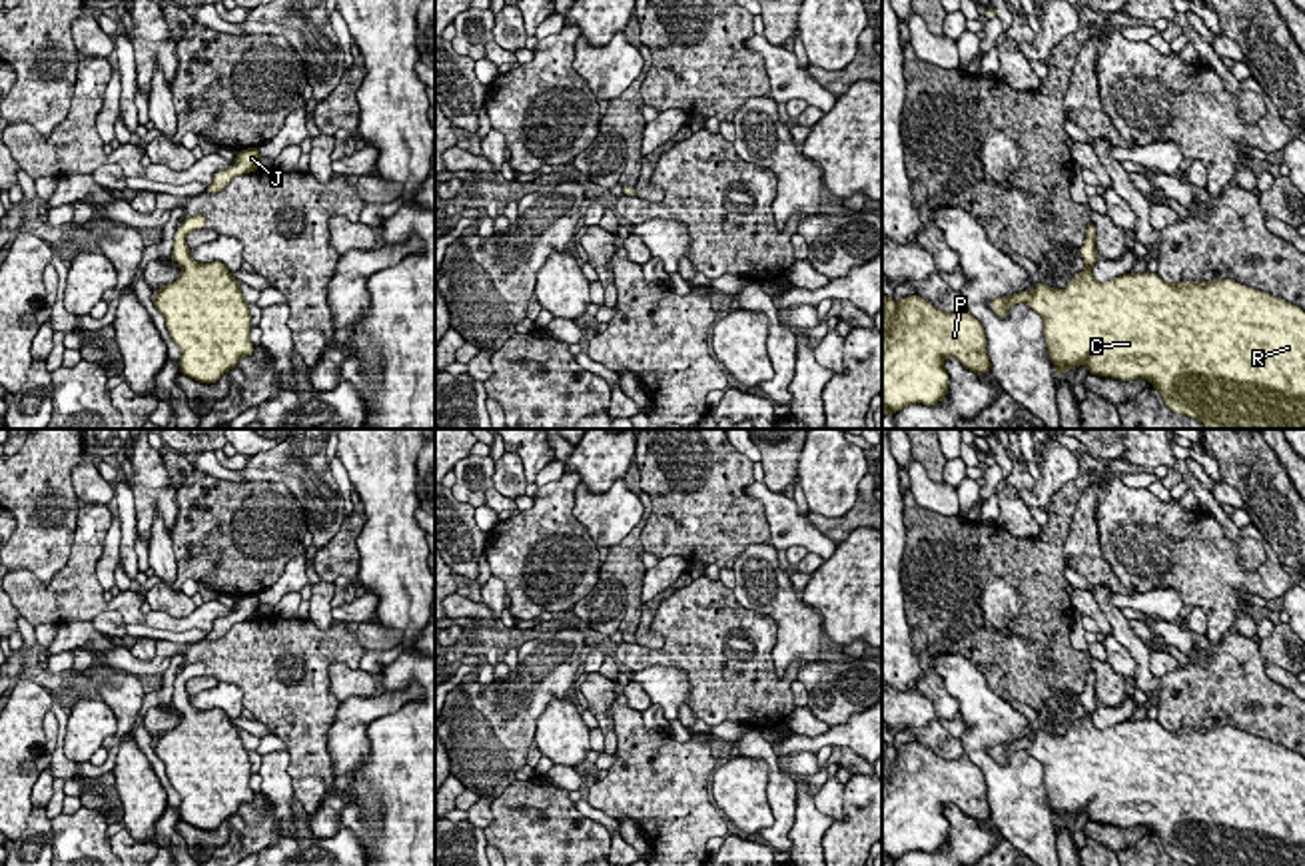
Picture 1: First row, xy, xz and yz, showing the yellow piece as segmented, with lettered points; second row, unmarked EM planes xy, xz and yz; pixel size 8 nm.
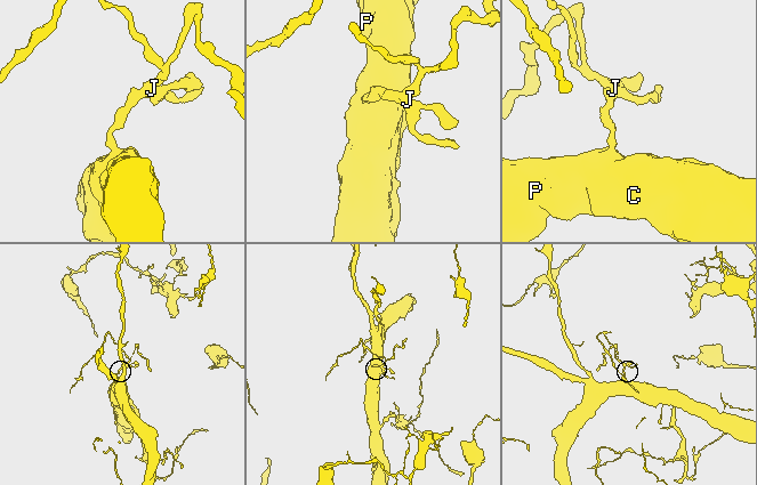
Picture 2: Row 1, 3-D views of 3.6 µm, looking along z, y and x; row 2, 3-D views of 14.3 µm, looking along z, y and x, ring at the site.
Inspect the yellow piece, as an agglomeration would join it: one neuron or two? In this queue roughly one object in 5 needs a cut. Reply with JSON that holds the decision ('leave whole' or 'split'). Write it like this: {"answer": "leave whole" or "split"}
{"answer": "leave whole"}

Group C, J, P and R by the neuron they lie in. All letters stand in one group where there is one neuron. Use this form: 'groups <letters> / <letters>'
groups C J P R

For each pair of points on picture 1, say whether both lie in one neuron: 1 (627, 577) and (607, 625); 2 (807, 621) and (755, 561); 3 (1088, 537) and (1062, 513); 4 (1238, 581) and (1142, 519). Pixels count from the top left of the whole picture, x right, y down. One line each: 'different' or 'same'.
1: same
2: same
3: different
4: same

